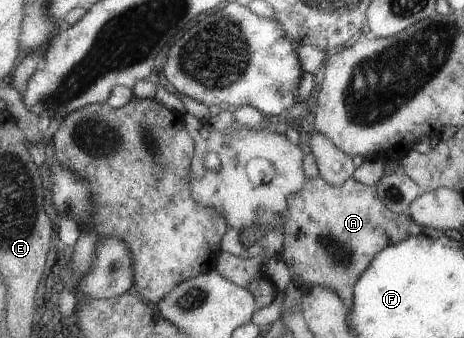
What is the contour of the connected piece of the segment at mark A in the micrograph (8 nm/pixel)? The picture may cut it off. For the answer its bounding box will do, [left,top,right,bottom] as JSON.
[279,176,421,312]

